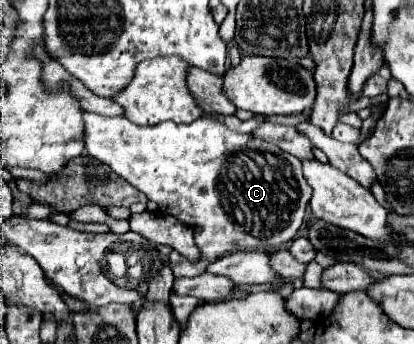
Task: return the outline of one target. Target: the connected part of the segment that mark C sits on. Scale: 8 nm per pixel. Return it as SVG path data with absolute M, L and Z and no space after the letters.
M86 113L84 119L84 149L90 157L106 163L116 175L132 183L150 201L158 203L158 211L174 215L184 225L192 227L194 243L200 251L198 261L190 261L178 251L170 253L170 269L176 277L202 275L210 263L218 257L238 251L238 249L258 249L258 247L278 247L294 239L298 227L304 221L306 207L312 195L310 185L302 175L300 159L284 153L274 143L266 143L252 135L242 135L226 129L216 119L196 119L190 125L178 123L158 123L152 127L140 127L130 123L126 117L104 117Z

